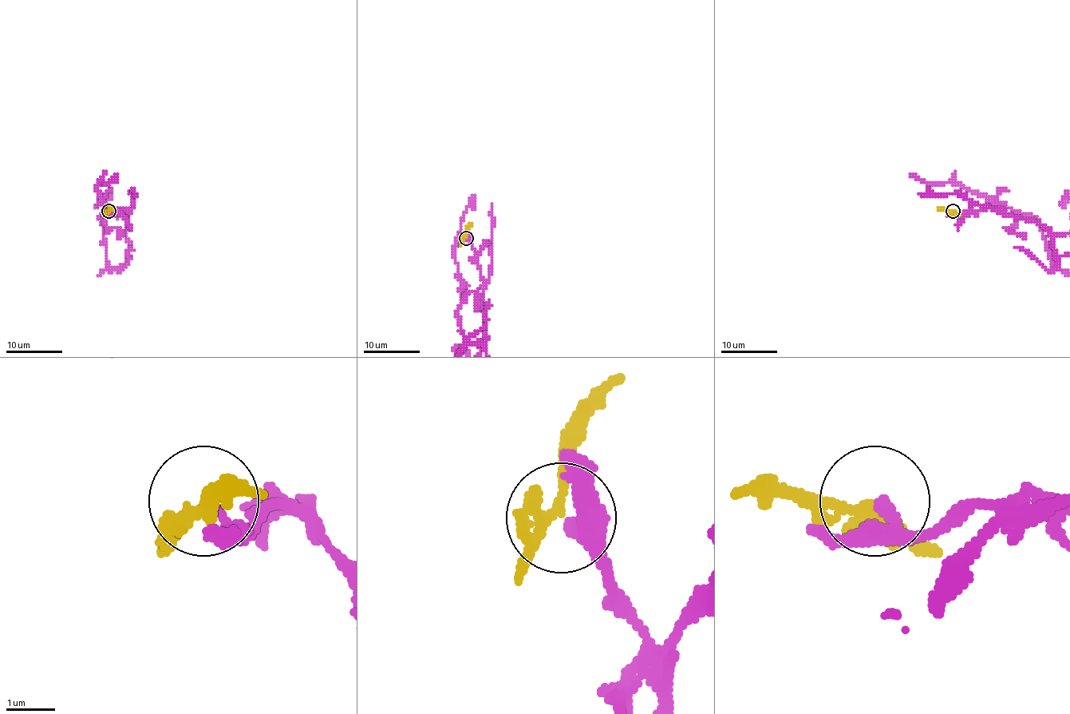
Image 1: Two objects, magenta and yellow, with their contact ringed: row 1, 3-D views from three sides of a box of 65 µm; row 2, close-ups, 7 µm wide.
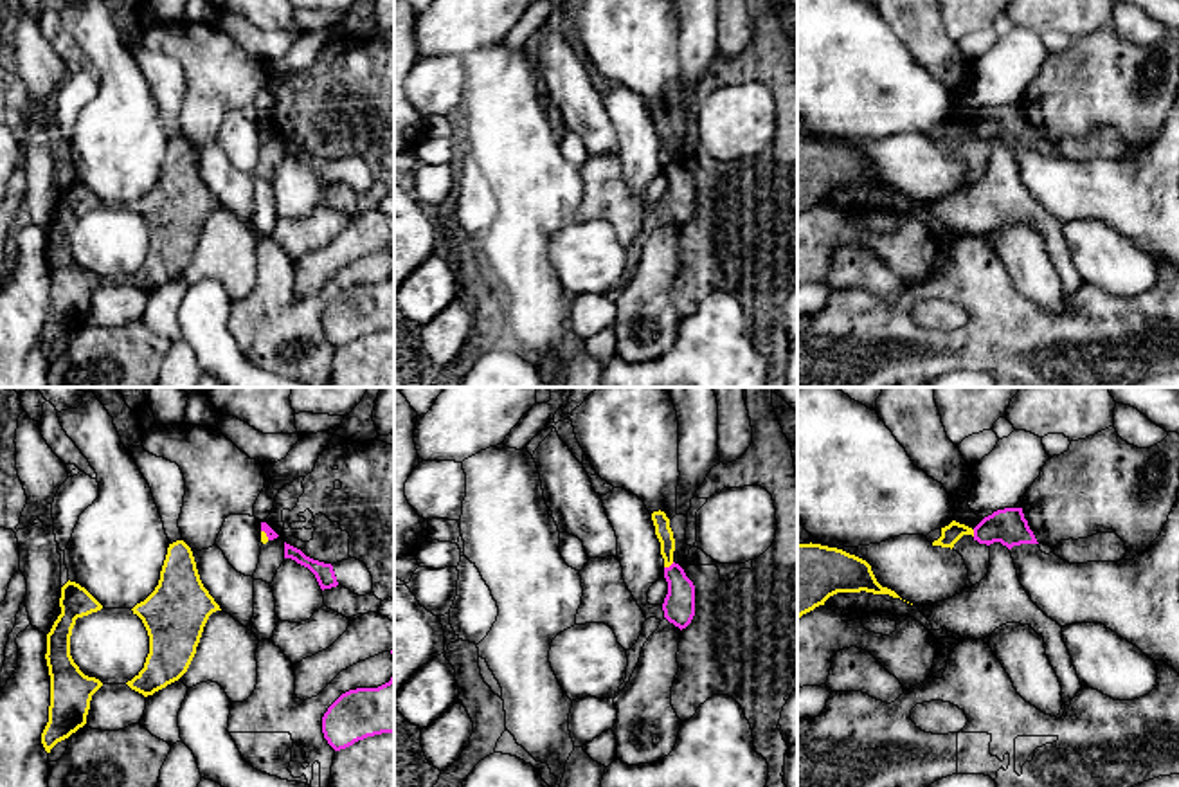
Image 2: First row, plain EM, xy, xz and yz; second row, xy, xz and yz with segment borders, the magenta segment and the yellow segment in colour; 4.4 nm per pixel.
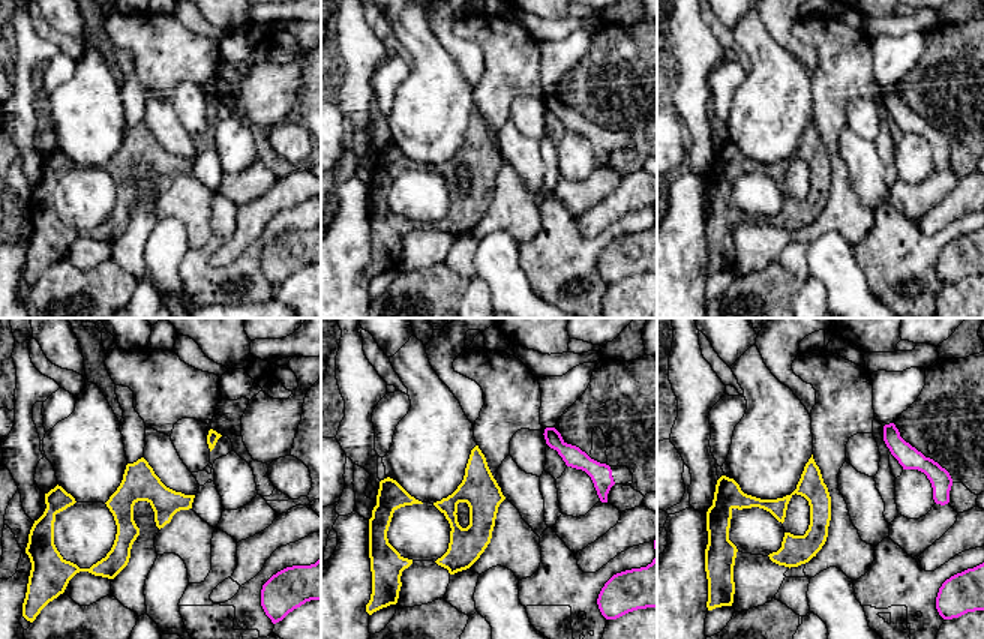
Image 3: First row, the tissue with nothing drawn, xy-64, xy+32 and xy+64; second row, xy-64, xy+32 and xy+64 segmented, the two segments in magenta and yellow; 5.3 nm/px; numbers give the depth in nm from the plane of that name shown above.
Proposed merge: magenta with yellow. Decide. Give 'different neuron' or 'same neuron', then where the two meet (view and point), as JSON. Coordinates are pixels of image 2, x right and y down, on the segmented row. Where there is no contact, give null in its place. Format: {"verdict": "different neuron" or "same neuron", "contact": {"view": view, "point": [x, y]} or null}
{"verdict": "different neuron", "contact": {"view": "xz", "point": [670, 566]}}

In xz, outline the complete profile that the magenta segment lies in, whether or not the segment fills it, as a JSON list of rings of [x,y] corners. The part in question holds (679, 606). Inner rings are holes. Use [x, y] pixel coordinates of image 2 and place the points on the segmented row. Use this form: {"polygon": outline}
{"polygon": [[[675,562],[664,567],[664,578],[668,582],[668,594],[662,603],[664,618],[682,630],[695,616],[695,585]]]}

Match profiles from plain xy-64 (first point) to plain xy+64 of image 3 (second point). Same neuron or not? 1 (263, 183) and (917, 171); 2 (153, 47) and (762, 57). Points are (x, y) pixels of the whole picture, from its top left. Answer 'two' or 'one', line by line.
1: two
2: two

